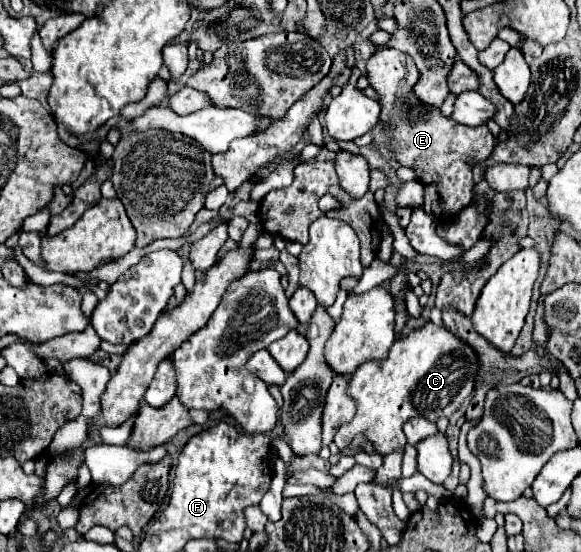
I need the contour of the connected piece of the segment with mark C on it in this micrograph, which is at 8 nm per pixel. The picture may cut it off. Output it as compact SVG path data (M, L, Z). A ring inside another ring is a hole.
M426 322L408 336L394 342L390 354L382 362L364 362L350 378L348 394L356 400L356 416L342 424L334 436L336 446L342 450L350 446L356 434L364 434L374 442L380 454L390 454L406 444L402 426L412 416L430 414L430 422L450 418L462 402L474 392L480 360L474 348L462 338L452 334L444 324L436 326Z

